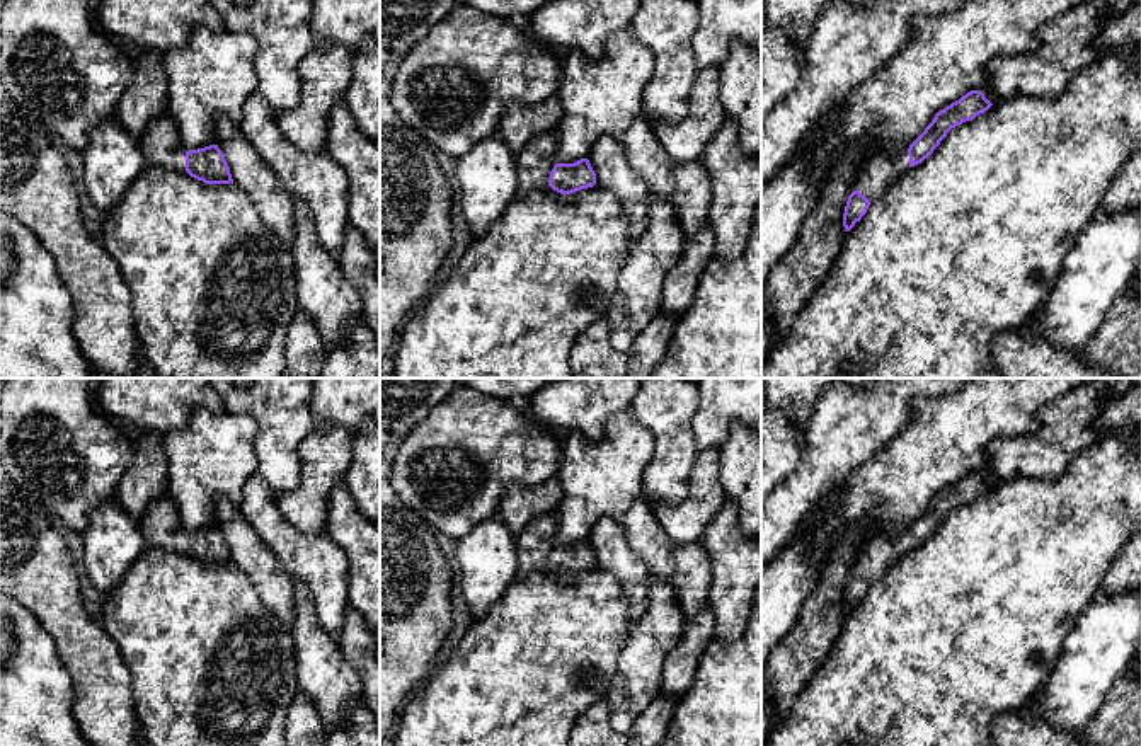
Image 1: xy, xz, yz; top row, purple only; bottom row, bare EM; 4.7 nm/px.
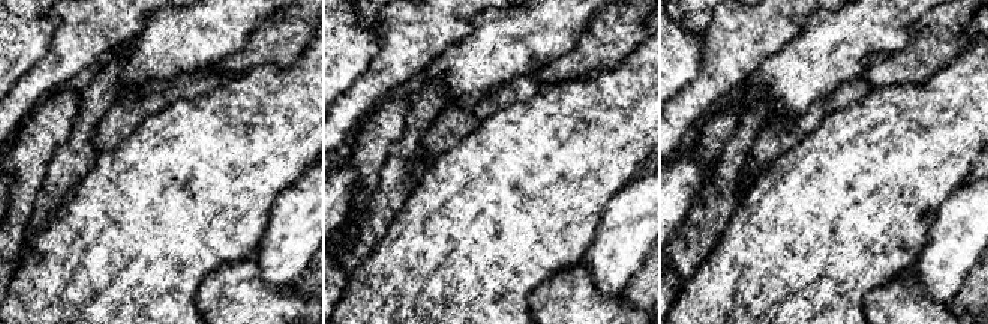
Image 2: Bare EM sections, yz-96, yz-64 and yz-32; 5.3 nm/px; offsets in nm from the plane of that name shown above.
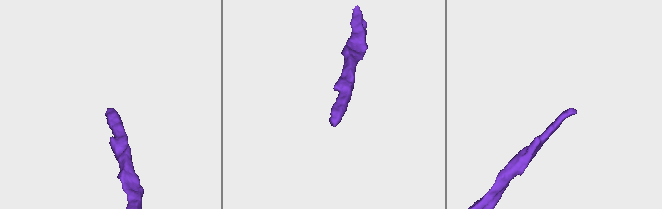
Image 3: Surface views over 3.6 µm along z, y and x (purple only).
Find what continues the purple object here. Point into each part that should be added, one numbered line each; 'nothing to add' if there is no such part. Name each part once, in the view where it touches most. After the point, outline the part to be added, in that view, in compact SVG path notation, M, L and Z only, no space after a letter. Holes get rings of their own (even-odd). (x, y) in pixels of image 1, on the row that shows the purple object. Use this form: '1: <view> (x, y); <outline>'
1: xz (535, 162); M557 131L540 133L516 155L518 196L531 194L548 184L557 157Z

